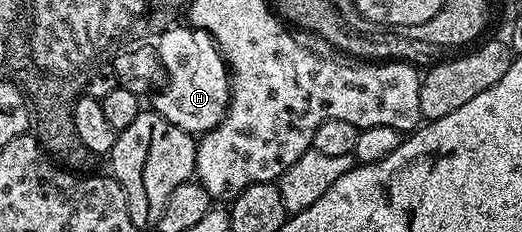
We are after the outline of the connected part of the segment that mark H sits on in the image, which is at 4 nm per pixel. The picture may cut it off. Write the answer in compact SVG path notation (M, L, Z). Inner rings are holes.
M179 27L169 28L159 50L165 83L154 93L153 108L181 130L192 134L212 132L227 113L227 104L231 101L231 77L227 61L219 52L211 33L204 28Z

